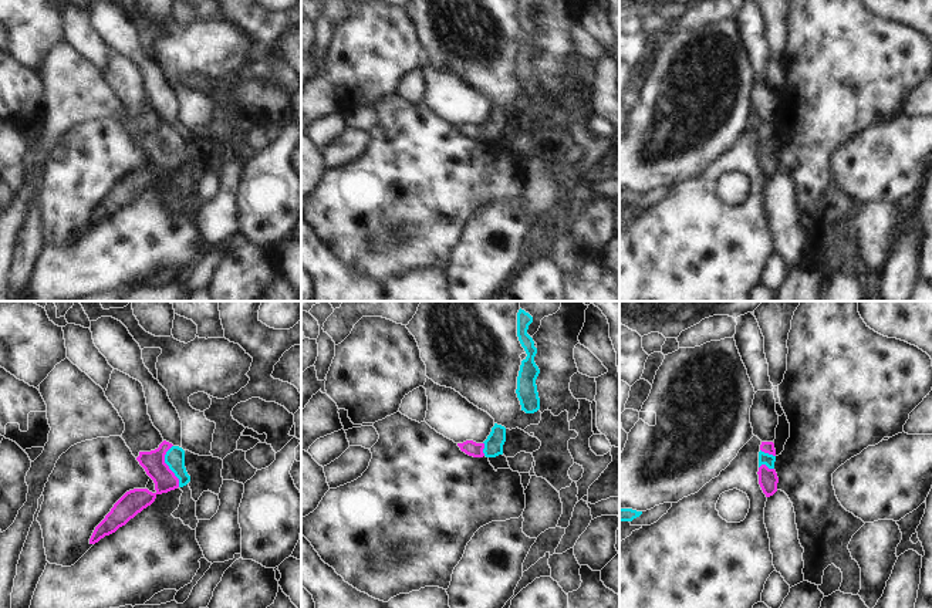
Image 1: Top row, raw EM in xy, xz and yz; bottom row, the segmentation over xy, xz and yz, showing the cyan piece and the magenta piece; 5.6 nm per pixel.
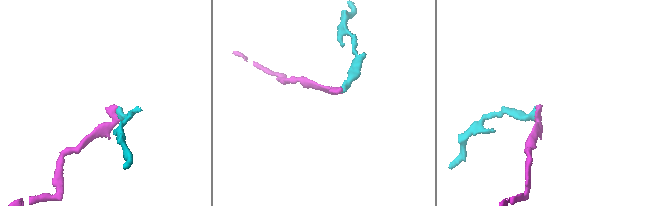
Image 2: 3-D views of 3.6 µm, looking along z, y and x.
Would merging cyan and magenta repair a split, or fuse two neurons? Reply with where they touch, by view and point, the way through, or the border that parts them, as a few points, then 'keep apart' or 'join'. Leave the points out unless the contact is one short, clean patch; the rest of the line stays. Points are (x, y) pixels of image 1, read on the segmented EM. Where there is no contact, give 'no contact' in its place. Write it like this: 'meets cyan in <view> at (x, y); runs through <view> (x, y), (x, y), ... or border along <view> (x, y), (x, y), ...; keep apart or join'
meets cyan in xy at (168, 465); runs through xy (175, 456), (168, 465), (154, 463); join

